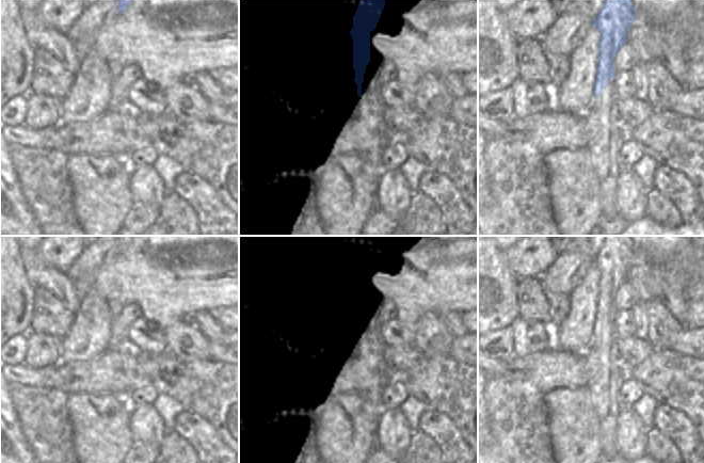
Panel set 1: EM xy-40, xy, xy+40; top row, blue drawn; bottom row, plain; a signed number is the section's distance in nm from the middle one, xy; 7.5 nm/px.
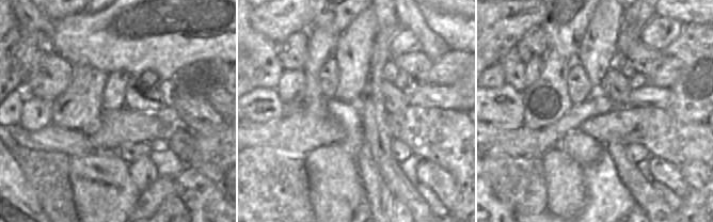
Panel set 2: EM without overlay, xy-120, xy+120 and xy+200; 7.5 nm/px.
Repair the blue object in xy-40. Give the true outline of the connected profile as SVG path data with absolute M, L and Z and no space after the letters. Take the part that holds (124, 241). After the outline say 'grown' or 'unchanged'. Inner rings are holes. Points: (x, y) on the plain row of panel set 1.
M118 236L118 253L127 249L133 236Z; unchanged

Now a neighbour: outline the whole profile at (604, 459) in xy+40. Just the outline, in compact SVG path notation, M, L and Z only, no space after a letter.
M620 453L617 456L602 454L598 463L628 463Z

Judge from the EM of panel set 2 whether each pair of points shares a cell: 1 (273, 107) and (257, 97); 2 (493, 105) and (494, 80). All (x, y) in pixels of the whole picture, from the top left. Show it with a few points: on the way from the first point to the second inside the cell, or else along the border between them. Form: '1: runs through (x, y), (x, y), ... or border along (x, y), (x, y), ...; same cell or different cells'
1: runs through (269, 102), (262, 98); same cell
2: border along (504, 82), (498, 86), (487, 88); different cells

